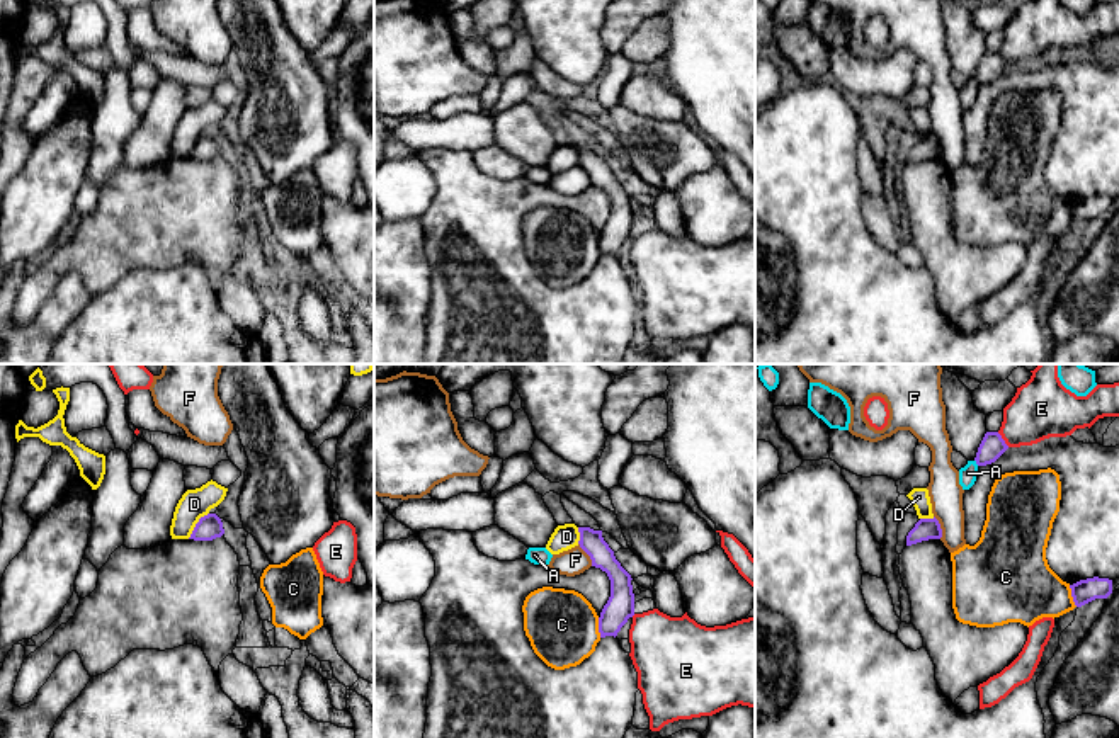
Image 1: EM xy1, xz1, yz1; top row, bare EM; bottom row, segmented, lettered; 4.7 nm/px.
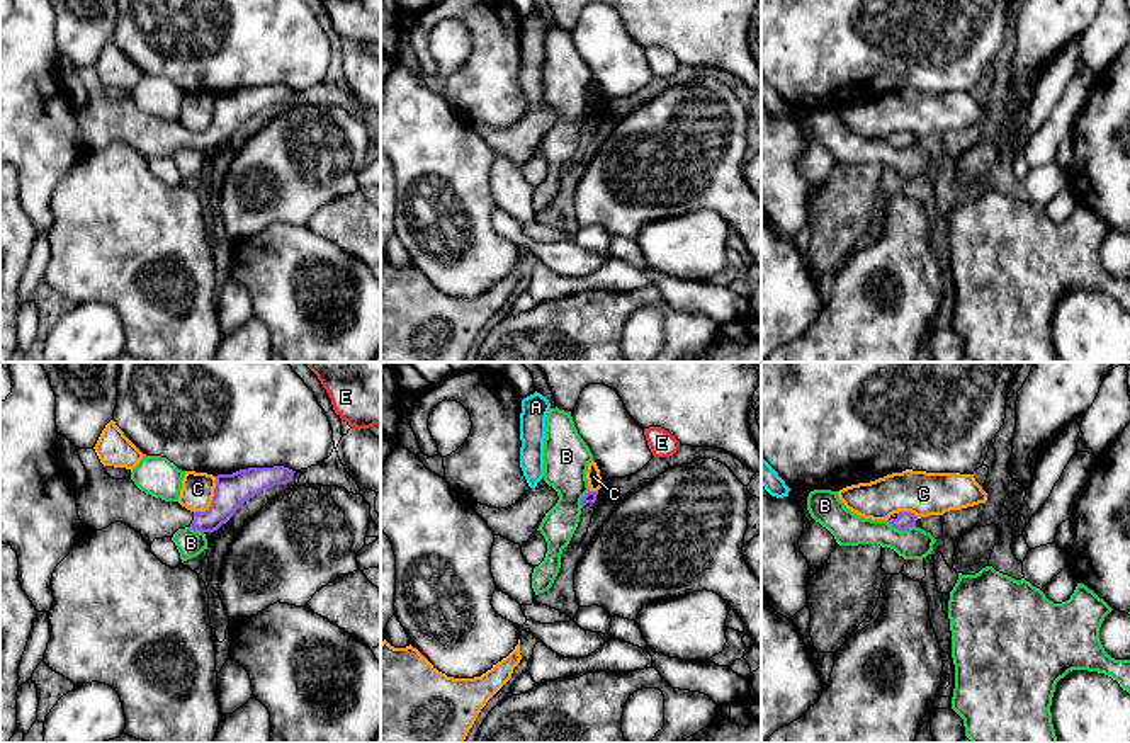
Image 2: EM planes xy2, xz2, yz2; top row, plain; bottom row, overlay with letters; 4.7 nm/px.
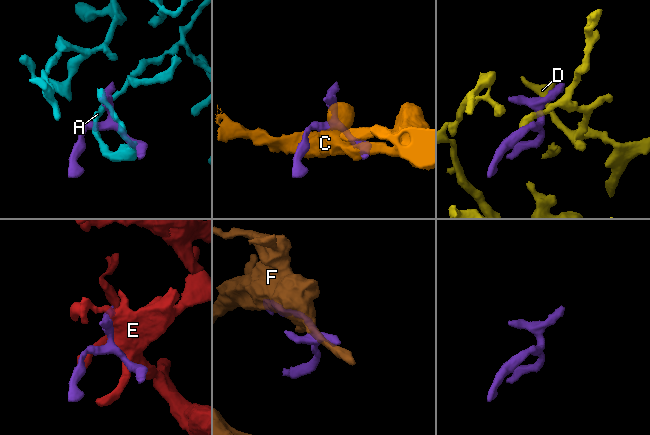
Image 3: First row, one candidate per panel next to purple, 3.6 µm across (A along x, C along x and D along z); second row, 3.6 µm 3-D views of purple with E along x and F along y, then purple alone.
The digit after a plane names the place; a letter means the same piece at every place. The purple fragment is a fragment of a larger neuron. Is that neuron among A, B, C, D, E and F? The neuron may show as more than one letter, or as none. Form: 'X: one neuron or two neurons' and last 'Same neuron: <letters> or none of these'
A: two neurons
B: two neurons
C: two neurons
D: two neurons
E: two neurons
F: two neurons
Same neuron: none of these

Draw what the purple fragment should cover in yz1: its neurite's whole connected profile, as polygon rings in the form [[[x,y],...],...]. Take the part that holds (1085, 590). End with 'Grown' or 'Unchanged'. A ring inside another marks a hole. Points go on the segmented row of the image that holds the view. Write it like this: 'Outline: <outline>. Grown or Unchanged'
Outline: [[[1093,576],[1073,583],[1070,588],[1075,605],[1082,607],[1095,599],[1107,599],[1112,593],[1112,580]]]. Unchanged

